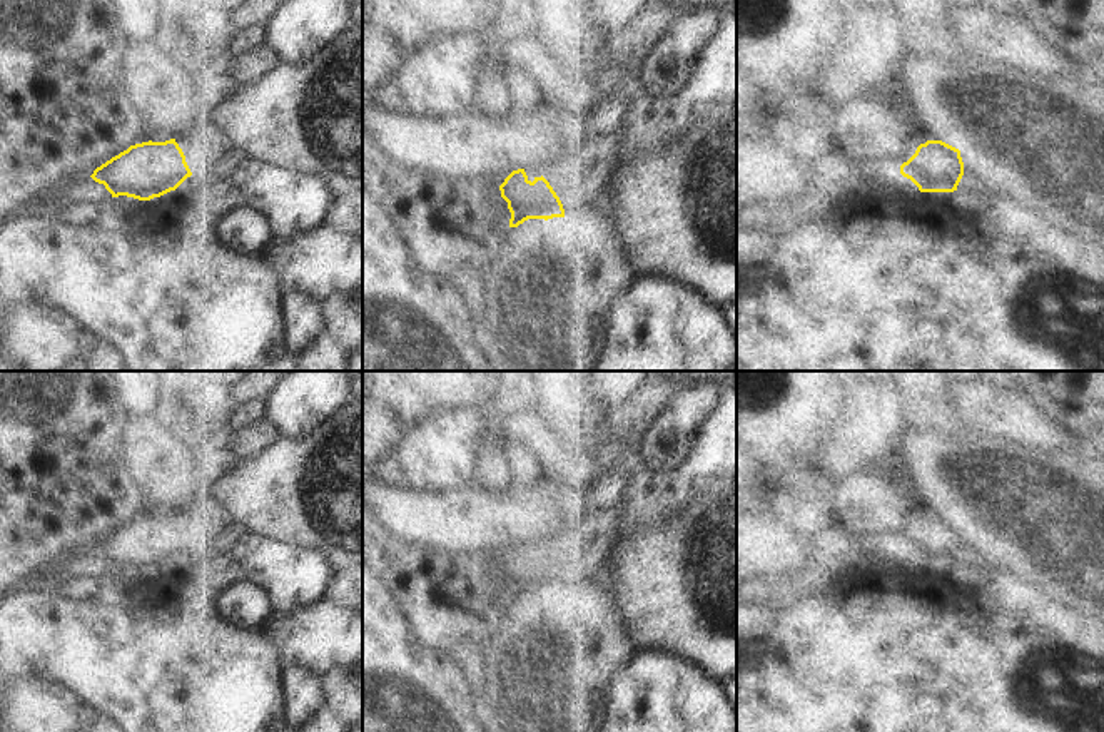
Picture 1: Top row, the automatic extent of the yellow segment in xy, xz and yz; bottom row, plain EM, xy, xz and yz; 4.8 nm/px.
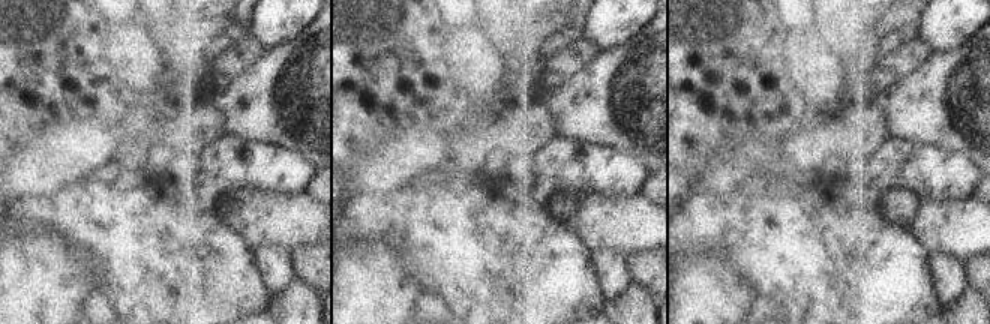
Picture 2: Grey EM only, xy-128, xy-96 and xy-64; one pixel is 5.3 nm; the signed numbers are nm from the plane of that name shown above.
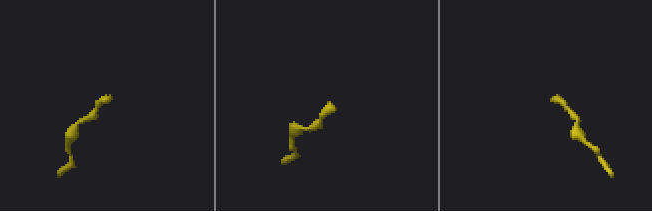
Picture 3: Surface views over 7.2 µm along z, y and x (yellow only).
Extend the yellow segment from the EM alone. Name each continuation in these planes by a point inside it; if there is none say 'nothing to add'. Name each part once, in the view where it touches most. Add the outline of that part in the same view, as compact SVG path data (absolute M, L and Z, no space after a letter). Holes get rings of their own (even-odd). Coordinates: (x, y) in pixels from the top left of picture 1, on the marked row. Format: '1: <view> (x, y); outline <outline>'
1: xz (582, 162); outline M621 122L561 129L543 164L543 177L560 197L565 216L590 221L605 207L621 165Z

